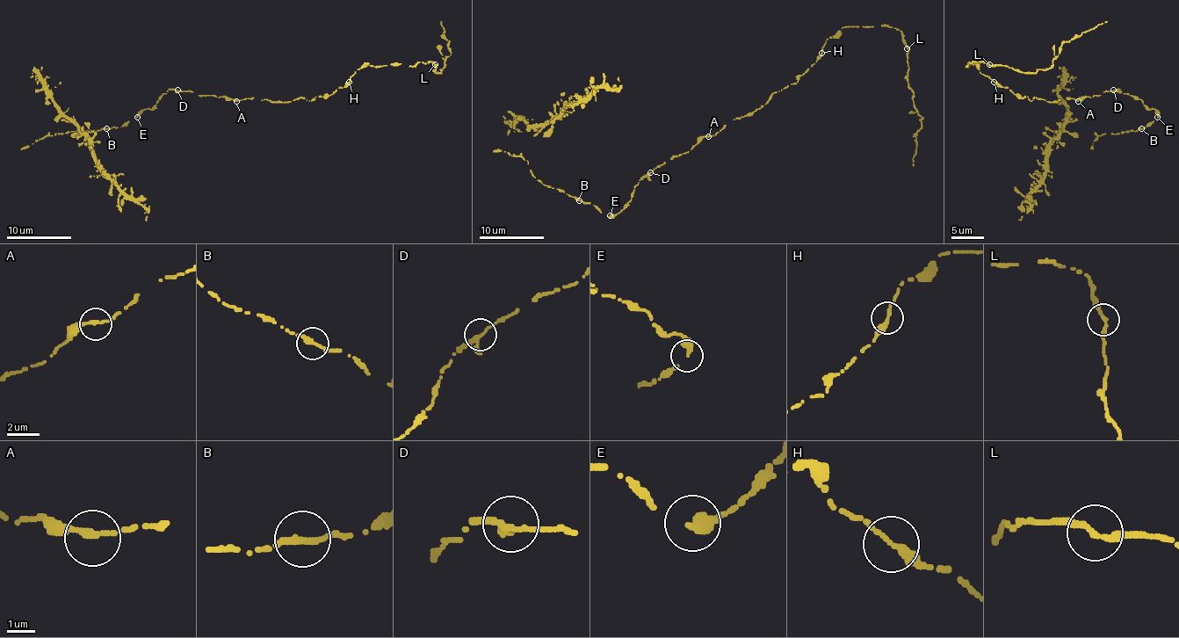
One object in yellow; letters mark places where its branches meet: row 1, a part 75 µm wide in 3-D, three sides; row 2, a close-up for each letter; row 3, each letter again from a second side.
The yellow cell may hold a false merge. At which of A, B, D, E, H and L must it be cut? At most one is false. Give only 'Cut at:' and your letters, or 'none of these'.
Cut at: none of these

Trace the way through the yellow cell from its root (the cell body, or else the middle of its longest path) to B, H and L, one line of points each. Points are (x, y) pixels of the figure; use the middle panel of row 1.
B: (714, 135), (703, 136), (689, 151), (648, 172), (616, 214), (608, 215), (579, 199)
H: (714, 135), (734, 119), (741, 119), (760, 109), (776, 91), (795, 83), (799, 76), (816, 62), (821, 53)
L: (714, 135), (795, 83), (816, 62), (826, 39), (843, 26), (887, 25), (902, 33), (907, 47)

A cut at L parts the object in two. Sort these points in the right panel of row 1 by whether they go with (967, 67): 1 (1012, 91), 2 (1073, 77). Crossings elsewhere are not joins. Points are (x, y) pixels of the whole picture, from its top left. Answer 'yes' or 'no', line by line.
1: yes
2: yes

